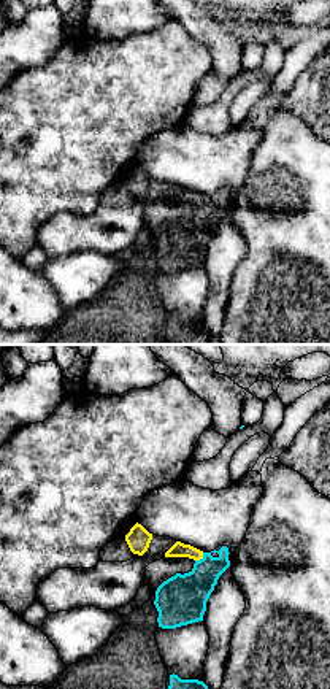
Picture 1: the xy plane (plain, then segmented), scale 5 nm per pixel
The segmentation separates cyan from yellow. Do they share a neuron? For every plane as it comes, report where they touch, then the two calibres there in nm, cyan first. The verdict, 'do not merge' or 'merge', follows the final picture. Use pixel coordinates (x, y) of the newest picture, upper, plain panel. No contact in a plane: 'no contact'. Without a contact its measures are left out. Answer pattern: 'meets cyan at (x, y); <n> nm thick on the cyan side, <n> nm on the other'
meets cyan at (200, 204); 260 nm thick on the cyan side, 80 nm on the other

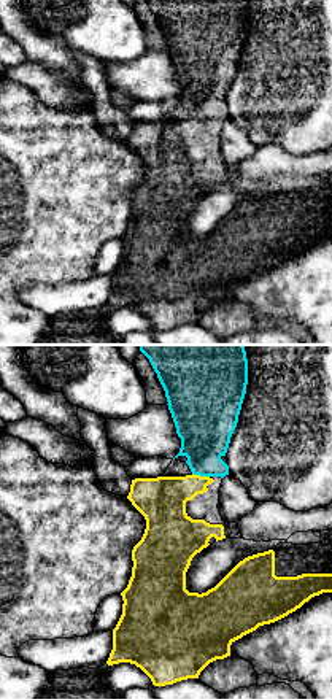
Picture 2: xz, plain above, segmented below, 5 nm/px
meets cyan at (200, 119); 280 nm thick on the cyan side, 240 nm on the other

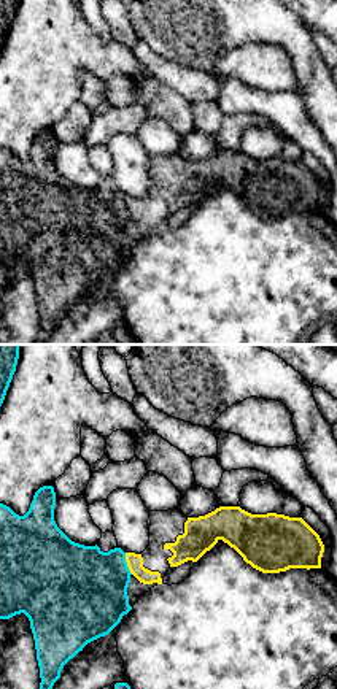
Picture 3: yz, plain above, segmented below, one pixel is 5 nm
meets cyan at (126, 208); 440 nm thick on the cyan side, 80 nm on the other

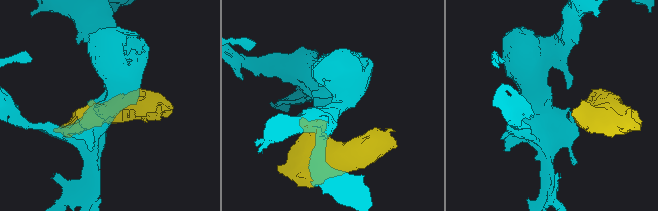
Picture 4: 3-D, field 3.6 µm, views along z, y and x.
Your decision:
merge

